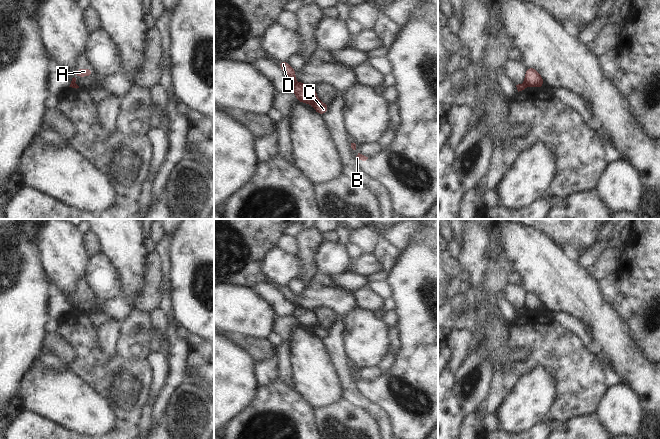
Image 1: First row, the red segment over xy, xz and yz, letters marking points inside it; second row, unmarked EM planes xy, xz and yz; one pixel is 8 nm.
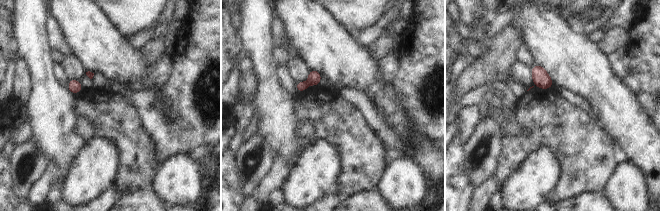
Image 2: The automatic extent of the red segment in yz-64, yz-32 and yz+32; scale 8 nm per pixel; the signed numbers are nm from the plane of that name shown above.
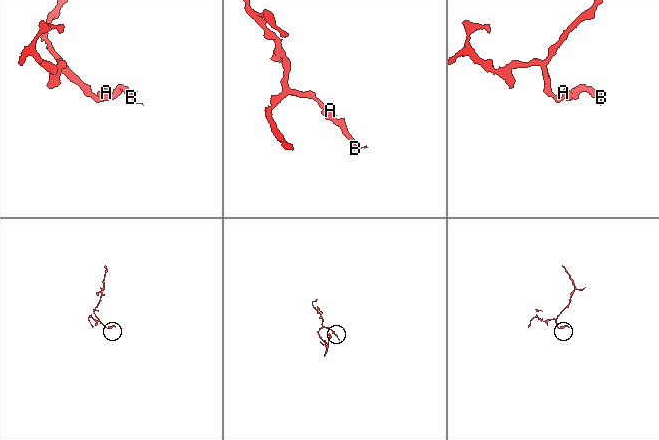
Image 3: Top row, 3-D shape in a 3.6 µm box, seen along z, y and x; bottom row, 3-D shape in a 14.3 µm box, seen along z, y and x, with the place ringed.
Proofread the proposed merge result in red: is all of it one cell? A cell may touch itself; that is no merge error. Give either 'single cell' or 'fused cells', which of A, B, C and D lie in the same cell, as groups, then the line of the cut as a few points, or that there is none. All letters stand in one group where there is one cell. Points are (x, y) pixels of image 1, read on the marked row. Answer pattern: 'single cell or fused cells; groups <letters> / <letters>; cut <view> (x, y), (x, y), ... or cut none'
fused cells; groups A B C / D; cut yz (525, 82), (528, 85)

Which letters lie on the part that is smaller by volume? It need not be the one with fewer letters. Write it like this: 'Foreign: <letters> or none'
Foreign: A, B, C.

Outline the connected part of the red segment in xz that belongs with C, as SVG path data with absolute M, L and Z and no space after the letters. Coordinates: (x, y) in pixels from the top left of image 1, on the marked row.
M295 82L293 92L297 97L297 101L310 103L314 106L314 109L318 114L323 115L327 113L329 104L323 104L319 101L313 85L305 85Z

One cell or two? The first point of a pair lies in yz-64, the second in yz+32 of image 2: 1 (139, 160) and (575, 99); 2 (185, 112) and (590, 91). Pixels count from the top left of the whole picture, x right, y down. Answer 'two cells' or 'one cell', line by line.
1: two cells
2: two cells

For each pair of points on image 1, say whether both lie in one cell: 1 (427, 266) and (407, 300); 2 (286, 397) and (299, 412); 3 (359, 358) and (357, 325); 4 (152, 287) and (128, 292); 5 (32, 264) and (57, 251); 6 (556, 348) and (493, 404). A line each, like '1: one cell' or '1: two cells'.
1: one cell
2: one cell
3: one cell
4: two cells
5: two cells
6: one cell

